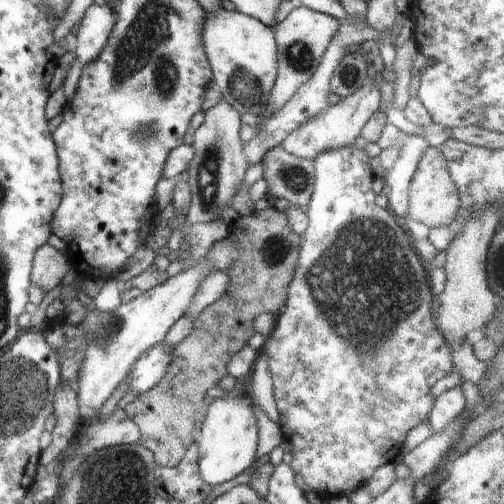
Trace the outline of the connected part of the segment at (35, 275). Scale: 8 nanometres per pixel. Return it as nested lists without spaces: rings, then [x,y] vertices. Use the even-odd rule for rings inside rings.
[[[44,243],[34,255],[32,261],[32,285],[50,291],[62,282],[71,261],[49,243]]]

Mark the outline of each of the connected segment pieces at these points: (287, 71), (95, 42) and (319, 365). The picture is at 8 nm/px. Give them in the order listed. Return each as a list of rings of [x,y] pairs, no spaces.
[[[304,5],[292,10],[282,22],[275,24],[274,38],[276,38],[278,51],[277,76],[268,98],[268,104],[262,110],[260,118],[266,120],[276,110],[280,110],[296,94],[296,90],[312,78],[312,74],[316,72],[328,44],[336,36],[338,26],[340,26],[340,21],[336,18],[310,10]]]
[[[93,3],[86,8],[86,12],[79,22],[76,50],[74,51],[75,60],[80,66],[86,66],[98,58],[98,54],[106,46],[115,21],[116,13],[108,4],[100,6]]]
[[[350,144],[348,146],[342,146],[342,148],[326,150],[326,152],[322,152],[322,154],[316,157],[313,161],[315,181],[314,192],[312,193],[310,202],[308,202],[308,211],[306,212],[309,218],[308,228],[301,238],[301,247],[299,248],[297,268],[294,272],[292,280],[289,282],[286,304],[277,314],[278,317],[276,326],[274,327],[274,330],[271,332],[270,336],[268,336],[263,349],[263,352],[266,354],[266,356],[268,356],[268,368],[270,370],[272,386],[274,388],[273,397],[275,400],[276,410],[278,411],[278,414],[280,414],[280,420],[282,420],[281,431],[283,438],[284,441],[288,441],[290,444],[292,444],[292,462],[290,462],[290,466],[292,472],[294,473],[296,486],[298,486],[300,490],[303,490],[304,493],[316,492],[316,494],[318,494],[318,496],[320,496],[320,498],[324,501],[328,501],[334,496],[346,495],[346,492],[350,492],[350,490],[362,487],[368,482],[368,480],[370,480],[370,477],[376,468],[399,460],[401,457],[400,450],[402,450],[404,440],[406,440],[406,434],[408,434],[409,430],[411,430],[413,427],[416,427],[418,424],[420,424],[420,422],[426,420],[426,418],[428,418],[428,414],[430,414],[432,410],[435,401],[435,399],[432,398],[432,394],[430,394],[430,392],[432,392],[432,386],[434,386],[438,380],[444,378],[444,376],[449,374],[450,370],[452,370],[452,347],[450,344],[446,344],[446,340],[444,340],[442,332],[438,330],[436,318],[434,318],[434,314],[432,314],[432,308],[430,306],[437,291],[429,285],[429,279],[426,276],[424,267],[422,267],[422,264],[418,260],[418,254],[414,249],[412,237],[406,230],[405,225],[390,210],[380,208],[380,206],[376,204],[377,195],[372,191],[371,185],[371,182],[374,180],[374,178],[372,176],[372,170],[370,170],[370,159],[371,158],[368,157],[365,149],[359,148],[354,144]]]

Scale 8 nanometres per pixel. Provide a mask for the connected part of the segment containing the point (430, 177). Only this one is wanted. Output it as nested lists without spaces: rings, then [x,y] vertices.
[[[428,146],[420,158],[417,169],[409,186],[409,207],[406,218],[426,224],[428,228],[449,226],[458,219],[458,190],[450,176],[446,159],[438,147]]]

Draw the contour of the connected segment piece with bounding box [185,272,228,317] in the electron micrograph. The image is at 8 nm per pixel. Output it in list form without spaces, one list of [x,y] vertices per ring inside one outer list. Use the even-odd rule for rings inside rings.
[[[225,272],[208,274],[200,282],[200,286],[198,286],[198,290],[192,298],[192,304],[188,306],[185,316],[198,316],[205,308],[216,304],[226,294],[226,290],[228,290],[228,275]]]

